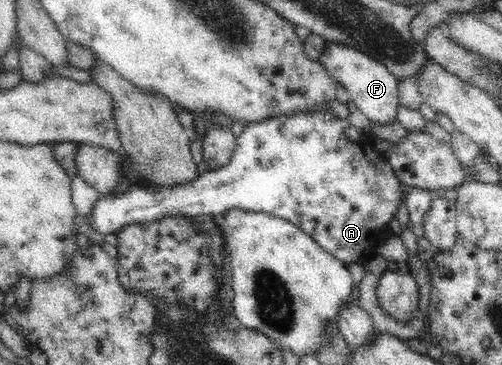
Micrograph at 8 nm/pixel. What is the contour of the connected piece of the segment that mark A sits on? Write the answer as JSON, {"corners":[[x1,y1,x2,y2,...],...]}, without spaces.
{"corners":[[297,112,246,126,236,138,231,160,221,168,197,176,196,181,159,190,150,190,141,183,131,185,131,190,119,198,101,196,87,219,92,228,106,235,119,232,127,224,149,224,163,220,165,216,222,216,233,209,263,212,296,225,313,238,321,249,346,265,366,263,377,253,377,246,389,234,389,224,397,216,399,204,405,204,405,194,395,173,387,162,387,156,383,158,381,153,377,153,372,141,364,133,357,132,348,119,339,118,331,112]]}

